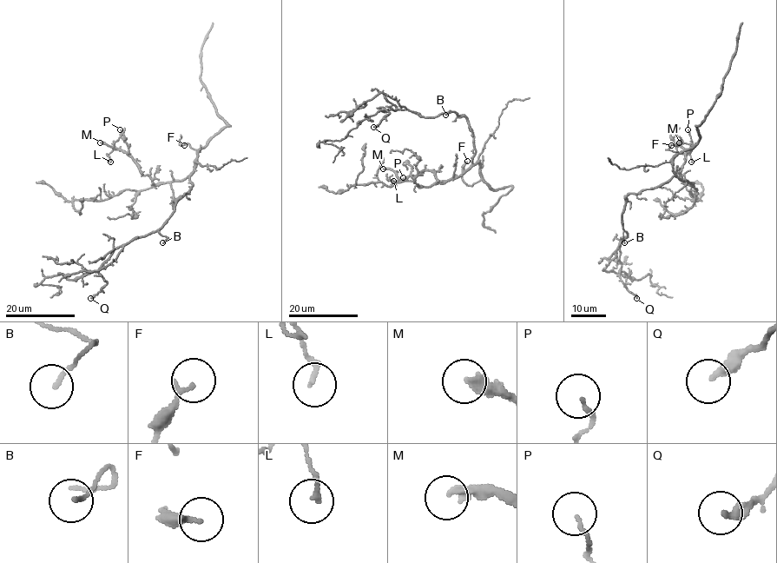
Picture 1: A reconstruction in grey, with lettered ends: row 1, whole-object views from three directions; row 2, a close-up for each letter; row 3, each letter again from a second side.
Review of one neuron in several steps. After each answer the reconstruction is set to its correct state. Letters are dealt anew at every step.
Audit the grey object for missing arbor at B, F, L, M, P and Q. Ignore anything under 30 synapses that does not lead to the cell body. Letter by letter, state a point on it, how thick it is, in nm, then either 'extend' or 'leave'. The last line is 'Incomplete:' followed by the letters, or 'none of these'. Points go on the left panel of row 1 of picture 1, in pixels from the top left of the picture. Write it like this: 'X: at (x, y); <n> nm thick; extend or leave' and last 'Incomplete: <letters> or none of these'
B: at (162, 242); 130 nm thick; leave
F: at (184, 145); 180 nm thick; leave
L: at (110, 162); 160 nm thick; leave
M: at (100, 142); 320 nm thick; extend
P: at (120, 129); 100 nm thick; leave
Q: at (90, 298); 320 nm thick; leave
Incomplete: M

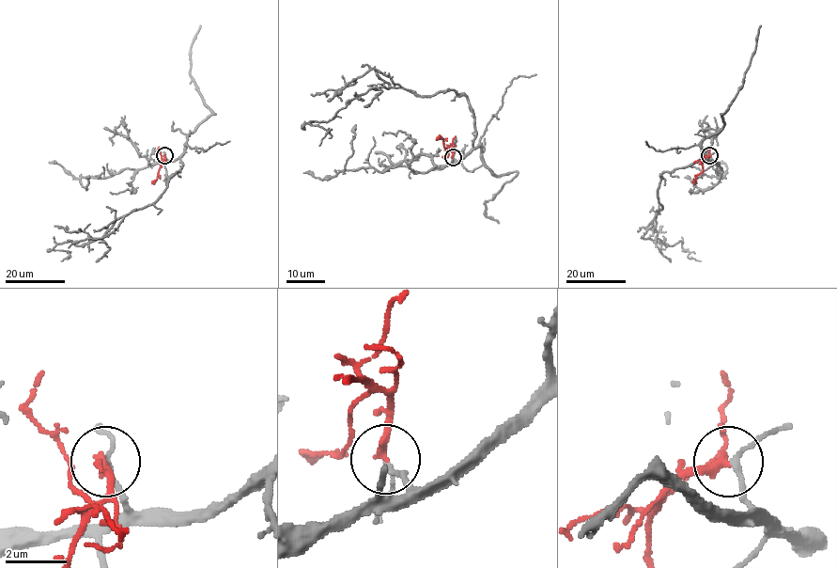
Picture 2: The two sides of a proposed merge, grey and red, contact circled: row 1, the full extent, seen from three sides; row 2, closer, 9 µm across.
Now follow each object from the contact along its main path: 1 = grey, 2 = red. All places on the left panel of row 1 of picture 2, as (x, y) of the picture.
1: (164, 155), (183, 164), (163, 193), (118, 218), (100, 239), (57, 243), (54, 250), (69, 257), (61, 260)
2: (164, 155), (152, 183)

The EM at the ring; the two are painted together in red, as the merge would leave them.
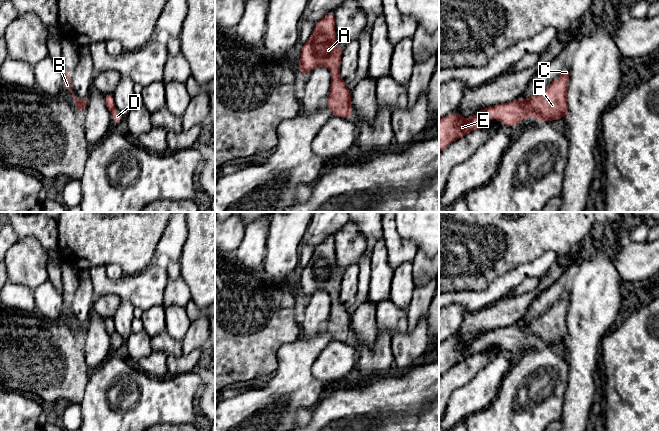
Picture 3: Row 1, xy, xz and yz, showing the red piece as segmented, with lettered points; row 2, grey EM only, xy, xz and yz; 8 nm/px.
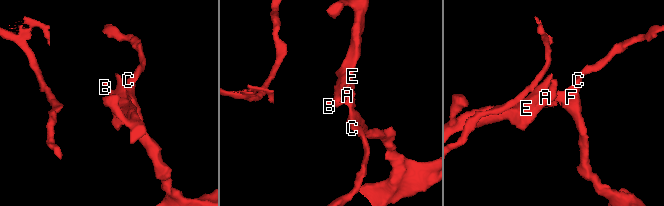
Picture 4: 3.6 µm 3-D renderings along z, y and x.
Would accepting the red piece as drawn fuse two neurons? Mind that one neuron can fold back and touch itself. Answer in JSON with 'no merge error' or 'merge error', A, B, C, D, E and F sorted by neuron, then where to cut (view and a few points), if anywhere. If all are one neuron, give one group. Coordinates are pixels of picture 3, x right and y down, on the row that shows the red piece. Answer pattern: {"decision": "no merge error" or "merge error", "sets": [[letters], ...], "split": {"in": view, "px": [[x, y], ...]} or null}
{"decision": "no merge error", "sets": [["A", "B", "C", "D", "E", "F"]], "split": null}

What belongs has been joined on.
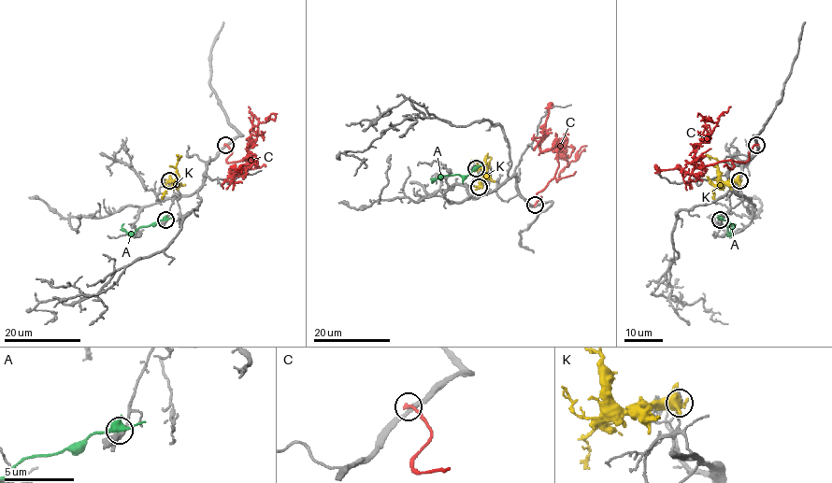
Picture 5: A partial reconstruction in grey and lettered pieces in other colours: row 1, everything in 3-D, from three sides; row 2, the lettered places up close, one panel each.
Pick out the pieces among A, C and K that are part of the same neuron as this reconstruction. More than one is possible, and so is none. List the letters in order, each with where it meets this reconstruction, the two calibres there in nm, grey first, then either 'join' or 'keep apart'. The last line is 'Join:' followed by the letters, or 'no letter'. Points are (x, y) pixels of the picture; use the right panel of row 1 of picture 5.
A: meets grey at (720, 220); 440 nm thick on the grey side, 500 nm on the other; keep apart
C: meets grey at (756, 145); 340 nm thick on the grey side, 260 nm on the other; keep apart
K: meets grey at (739, 180); 170 nm thick on the grey side, 440 nm on the other; keep apart
Join: no letter

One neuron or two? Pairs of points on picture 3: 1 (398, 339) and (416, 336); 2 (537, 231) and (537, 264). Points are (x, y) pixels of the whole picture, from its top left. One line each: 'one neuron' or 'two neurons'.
1: one neuron
2: two neurons

